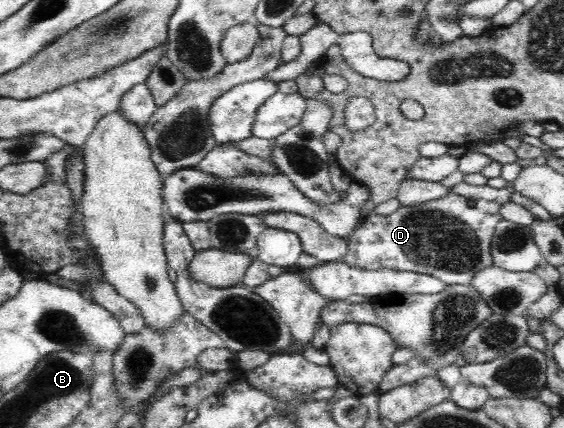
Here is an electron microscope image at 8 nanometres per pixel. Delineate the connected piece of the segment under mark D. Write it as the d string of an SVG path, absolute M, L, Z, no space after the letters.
M452 193L450 196L432 202L416 204L412 207L400 206L396 212L388 216L372 212L362 218L346 238L348 252L338 259L349 268L418 272L439 278L447 285L470 285L472 279L480 272L493 266L491 242L498 223L503 219L500 215L501 207L502 205L496 201L475 200Z

